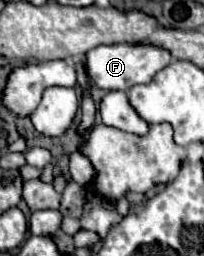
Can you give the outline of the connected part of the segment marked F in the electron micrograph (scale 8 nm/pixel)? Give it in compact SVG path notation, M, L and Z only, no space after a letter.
M116 43L116 45L98 45L94 49L90 49L84 55L84 65L86 65L86 73L92 81L94 87L104 89L104 91L128 91L132 85L138 83L150 83L152 77L164 69L166 65L170 65L172 57L170 53L166 53L166 49L162 47L154 47L154 45L130 45L130 43Z

